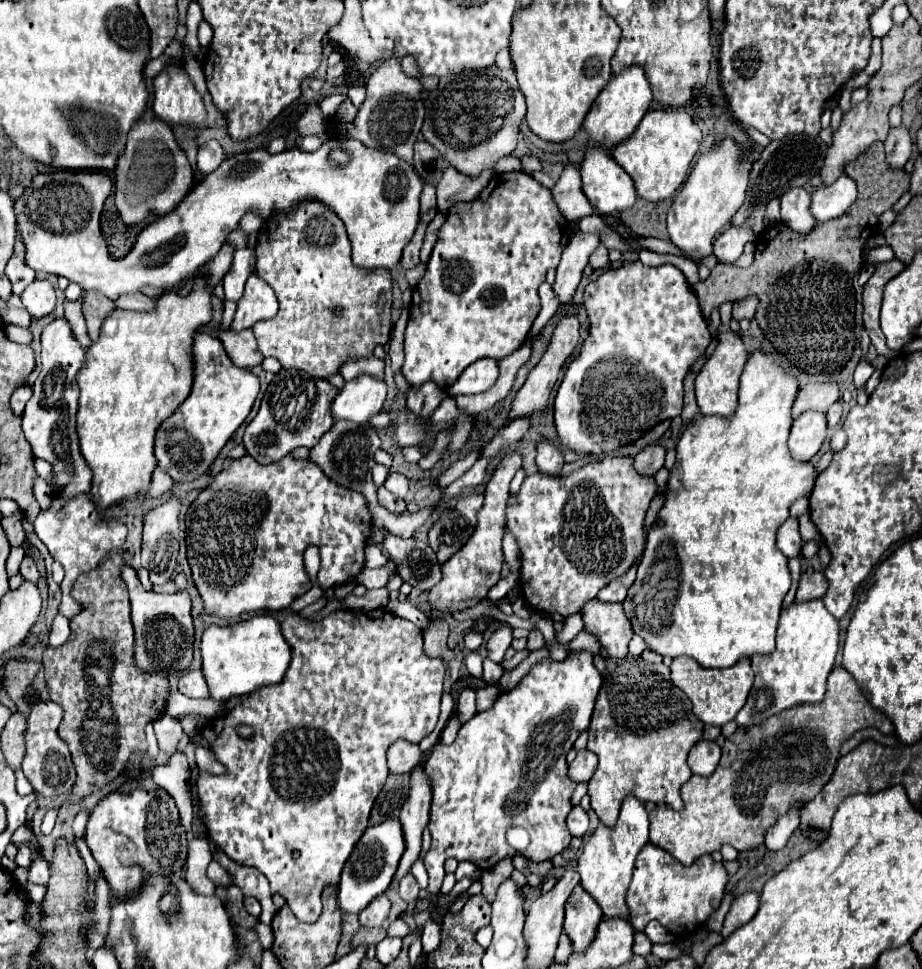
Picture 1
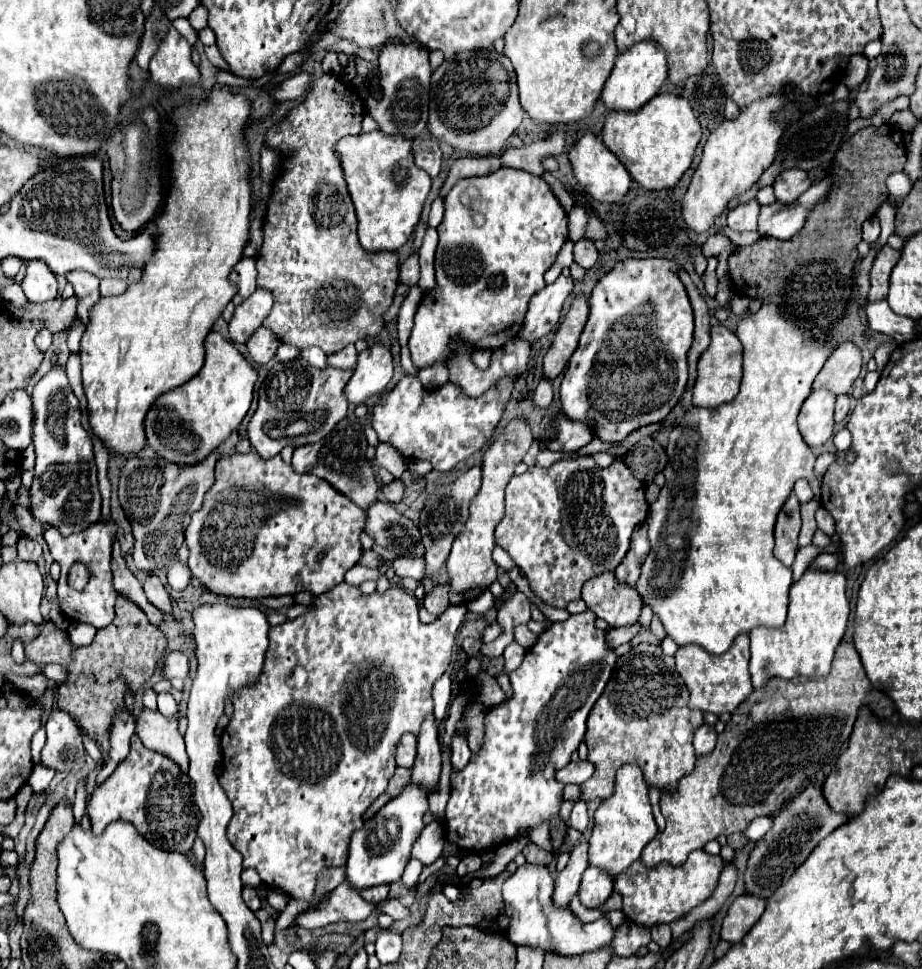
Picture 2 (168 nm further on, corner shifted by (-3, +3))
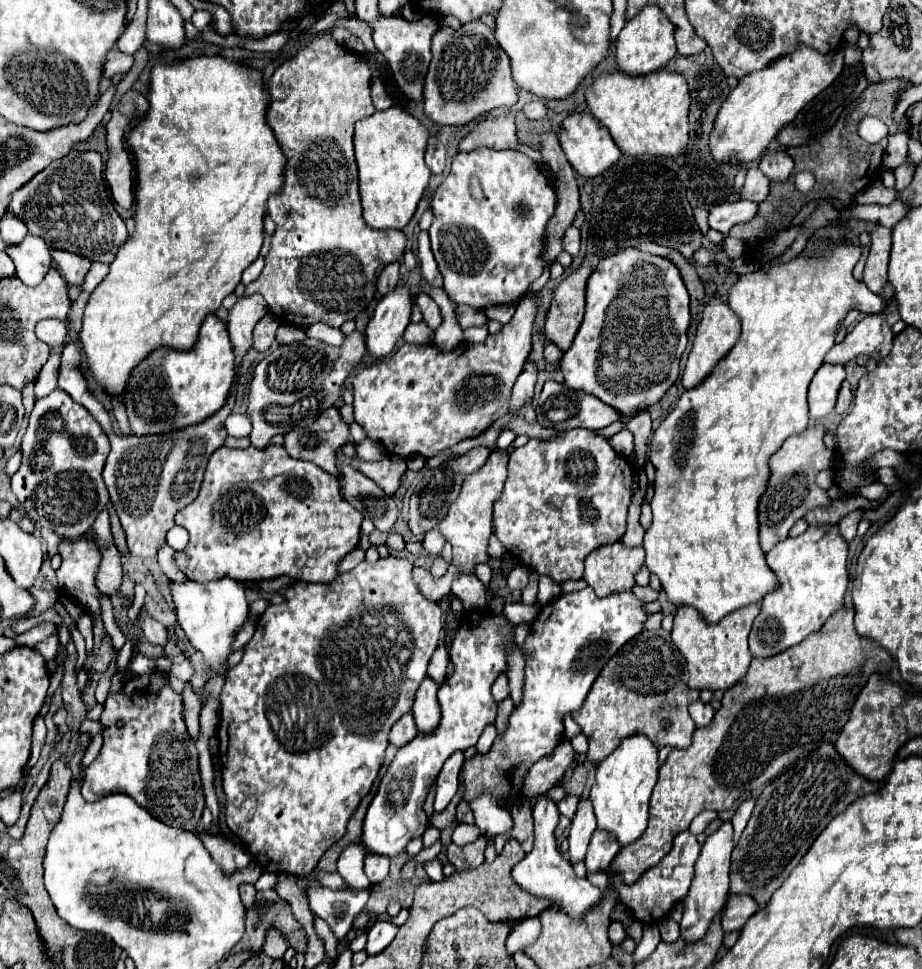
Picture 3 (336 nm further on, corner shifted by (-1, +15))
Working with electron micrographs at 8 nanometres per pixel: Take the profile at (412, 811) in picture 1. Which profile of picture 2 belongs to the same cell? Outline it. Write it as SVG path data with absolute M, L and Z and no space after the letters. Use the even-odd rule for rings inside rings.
M429 713L421 725L417 735L417 759L413 765L413 779L417 785L427 785L429 793L433 793L441 773L441 743L439 743L439 727L435 723L435 715Z

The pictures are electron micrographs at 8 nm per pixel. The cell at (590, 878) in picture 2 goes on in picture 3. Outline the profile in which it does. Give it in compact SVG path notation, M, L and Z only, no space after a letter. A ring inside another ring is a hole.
M595 831L585 855L585 867L589 873L597 873L597 871L607 871L607 867L611 865L611 861L615 859L615 855L619 853L619 845L615 841L613 835L605 833L605 831Z

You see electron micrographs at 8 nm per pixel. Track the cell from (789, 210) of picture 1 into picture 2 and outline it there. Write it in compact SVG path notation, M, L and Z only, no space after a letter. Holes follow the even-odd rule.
M787 169L787 171L779 173L779 177L773 183L773 189L775 189L777 201L789 205L801 193L805 193L809 189L809 185L811 185L811 181L809 181L807 171L803 171L803 169Z

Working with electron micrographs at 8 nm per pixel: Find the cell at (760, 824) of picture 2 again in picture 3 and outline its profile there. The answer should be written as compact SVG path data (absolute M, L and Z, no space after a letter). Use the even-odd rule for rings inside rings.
M723 823L723 827L709 835L701 855L695 865L695 879L691 883L691 891L685 897L685 909L683 919L679 923L681 927L681 939L685 943L697 943L707 933L713 917L723 909L727 897L729 897L729 863L731 863L731 851L733 851L733 827L731 823Z

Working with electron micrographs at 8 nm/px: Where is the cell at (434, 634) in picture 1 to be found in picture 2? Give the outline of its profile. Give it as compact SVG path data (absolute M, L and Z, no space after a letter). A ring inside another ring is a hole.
M439 583L435 585L427 595L425 595L425 609L433 615L441 615L447 607L449 607L449 585L447 583Z

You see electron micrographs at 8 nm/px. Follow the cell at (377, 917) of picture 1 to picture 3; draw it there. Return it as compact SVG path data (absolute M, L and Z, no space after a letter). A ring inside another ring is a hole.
M381 855L365 857L365 875L371 883L381 883L389 873L389 859Z

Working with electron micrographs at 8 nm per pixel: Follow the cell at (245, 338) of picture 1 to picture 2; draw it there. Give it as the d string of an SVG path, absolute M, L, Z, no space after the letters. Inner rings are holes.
M259 327L257 333L251 337L251 341L247 341L247 351L255 363L265 365L273 359L279 345L281 341L275 337L275 333L271 333L265 327Z

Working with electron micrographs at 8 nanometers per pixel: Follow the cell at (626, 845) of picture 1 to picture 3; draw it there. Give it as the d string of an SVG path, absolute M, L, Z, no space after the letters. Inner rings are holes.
M641 733L621 741L621 745L597 767L597 781L591 787L589 801L597 817L597 829L613 833L619 847L639 839L649 821L649 797L657 781L657 749Z

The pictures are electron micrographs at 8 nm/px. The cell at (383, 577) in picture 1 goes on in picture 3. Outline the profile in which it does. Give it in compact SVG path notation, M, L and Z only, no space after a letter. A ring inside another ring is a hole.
M357 547L353 553L349 553L349 555L341 561L341 573L343 573L343 571L353 569L353 567L355 567L355 565L359 565L361 561L365 561L365 551Z

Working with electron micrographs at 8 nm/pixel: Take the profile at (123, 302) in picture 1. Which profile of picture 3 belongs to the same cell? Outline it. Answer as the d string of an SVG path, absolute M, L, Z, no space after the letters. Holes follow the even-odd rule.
M93 263L89 273L87 273L87 277L85 277L83 291L91 293L103 281L103 277L107 277L107 273L109 273L109 265L107 263Z

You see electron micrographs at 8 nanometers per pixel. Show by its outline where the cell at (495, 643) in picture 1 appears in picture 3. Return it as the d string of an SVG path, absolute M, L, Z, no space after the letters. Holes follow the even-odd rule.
M523 565L515 567L507 576L509 591L523 591L529 580L529 571Z

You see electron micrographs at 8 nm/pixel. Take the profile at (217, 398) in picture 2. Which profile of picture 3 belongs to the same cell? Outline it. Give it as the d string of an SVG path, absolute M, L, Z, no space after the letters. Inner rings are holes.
M207 315L191 351L157 349L135 369L125 393L131 431L135 435L161 435L199 425L229 401L235 383L235 353L227 327L215 315Z

